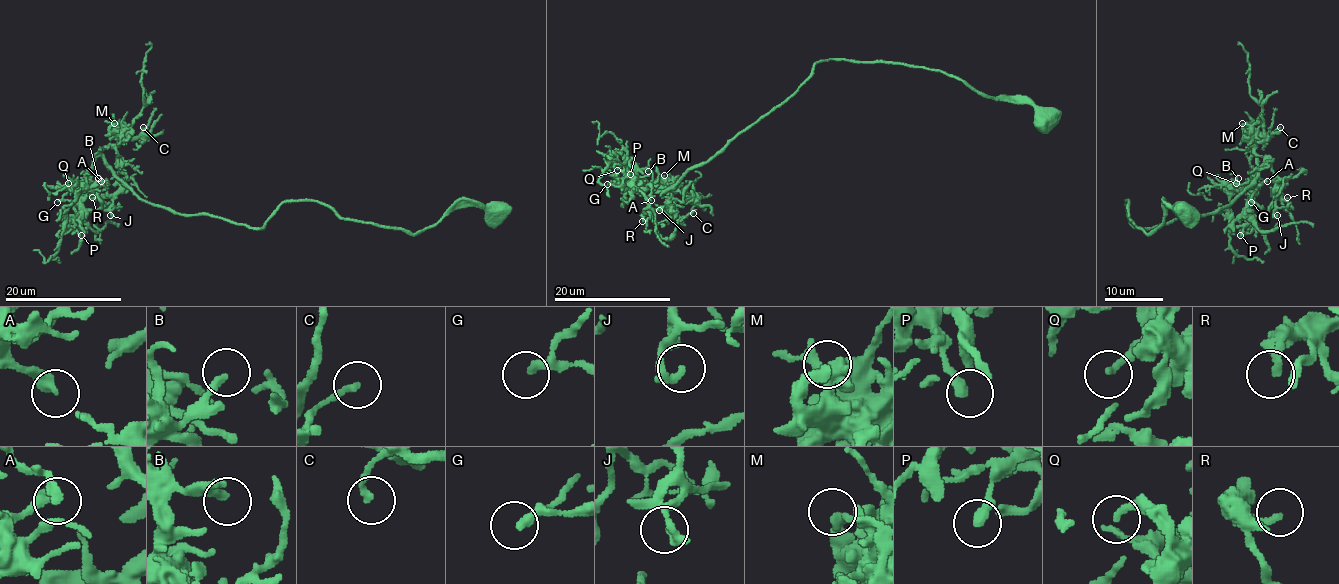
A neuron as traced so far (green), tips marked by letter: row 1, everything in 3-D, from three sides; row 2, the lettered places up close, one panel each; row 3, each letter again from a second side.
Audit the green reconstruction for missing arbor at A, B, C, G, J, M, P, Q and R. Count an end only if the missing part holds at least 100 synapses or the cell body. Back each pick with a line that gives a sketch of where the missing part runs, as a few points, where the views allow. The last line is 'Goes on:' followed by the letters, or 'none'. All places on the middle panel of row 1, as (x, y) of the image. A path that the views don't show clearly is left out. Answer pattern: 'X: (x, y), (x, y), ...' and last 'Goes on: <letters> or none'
M: (664, 175), (684, 164), (677, 168), (661, 149)
Goes on: M

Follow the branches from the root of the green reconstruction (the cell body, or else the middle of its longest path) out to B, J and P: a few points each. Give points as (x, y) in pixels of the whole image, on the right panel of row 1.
B: (1185, 210), (1169, 206), (1147, 234), (1125, 202), (1134, 226), (1155, 228), (1227, 206), (1254, 155), (1238, 178)
J: (1185, 210), (1147, 234), (1125, 202), (1143, 228), (1213, 213), (1257, 175), (1254, 148), (1277, 215)
P: (1185, 210), (1169, 206), (1147, 234), (1125, 202), (1143, 228), (1213, 213), (1254, 180), (1254, 155), (1240, 235)

